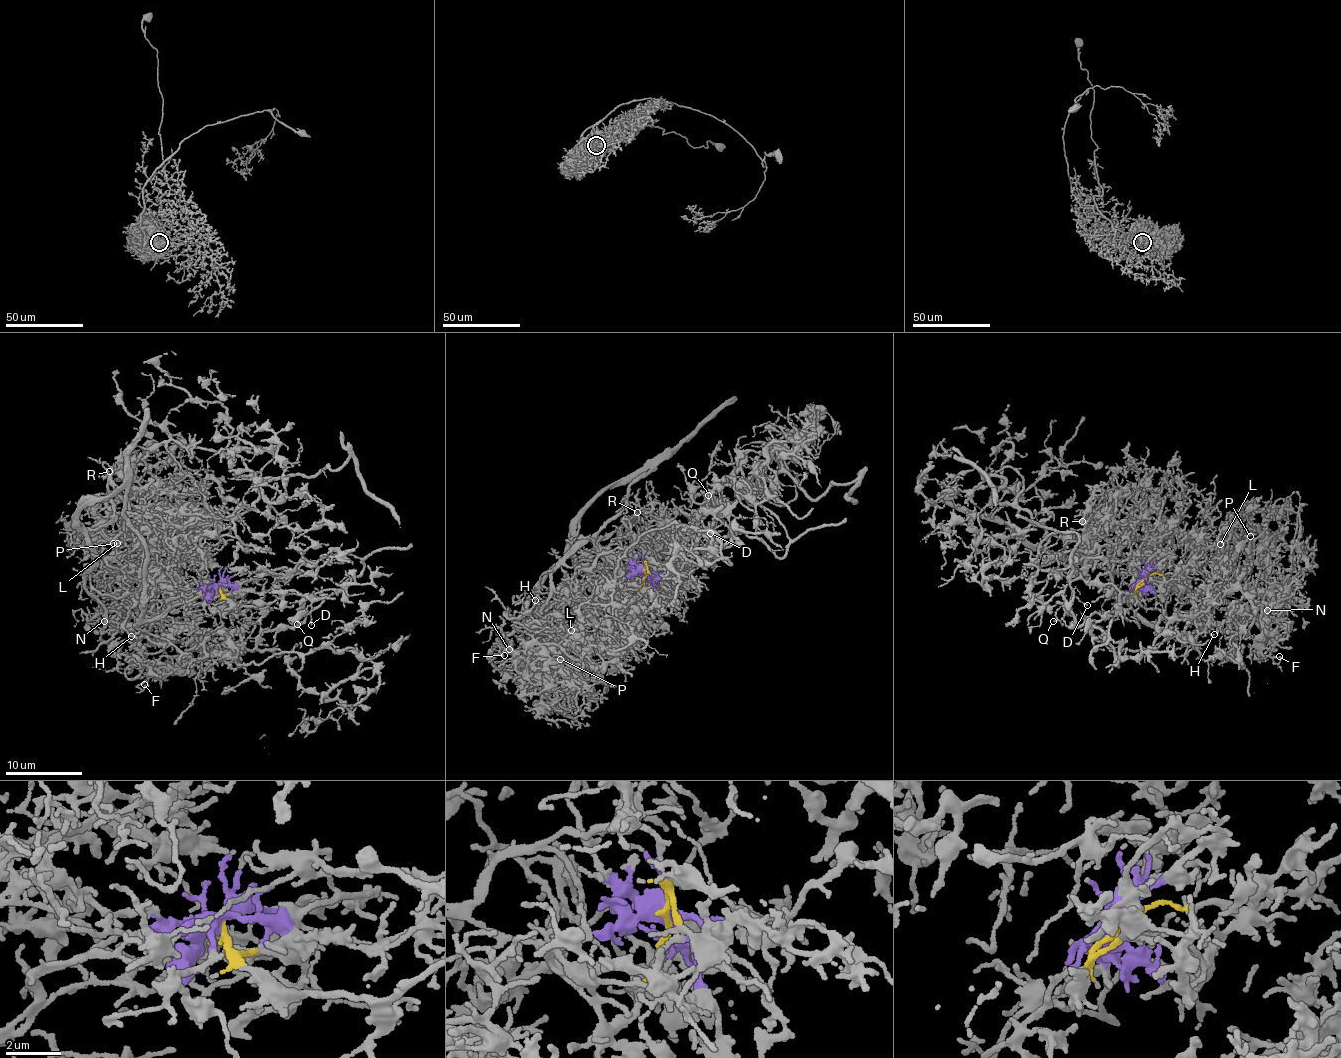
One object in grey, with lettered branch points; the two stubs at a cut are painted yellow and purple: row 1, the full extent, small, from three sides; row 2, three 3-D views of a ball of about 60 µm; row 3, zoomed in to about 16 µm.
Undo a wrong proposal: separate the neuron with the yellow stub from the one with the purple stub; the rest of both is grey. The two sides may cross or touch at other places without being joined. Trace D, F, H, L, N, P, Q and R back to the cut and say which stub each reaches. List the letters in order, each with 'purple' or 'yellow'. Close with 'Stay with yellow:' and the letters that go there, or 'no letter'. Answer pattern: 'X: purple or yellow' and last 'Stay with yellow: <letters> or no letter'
D: yellow
F: purple
H: purple
L: purple
N: purple
P: purple
Q: yellow
R: purple
Stay with yellow: D, Q

